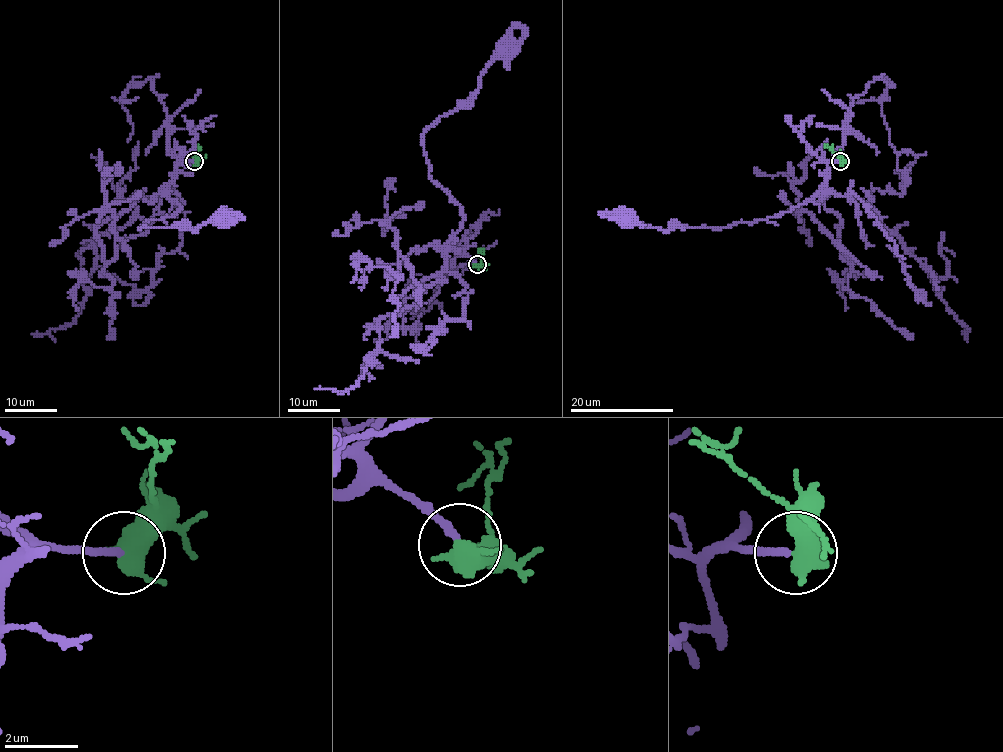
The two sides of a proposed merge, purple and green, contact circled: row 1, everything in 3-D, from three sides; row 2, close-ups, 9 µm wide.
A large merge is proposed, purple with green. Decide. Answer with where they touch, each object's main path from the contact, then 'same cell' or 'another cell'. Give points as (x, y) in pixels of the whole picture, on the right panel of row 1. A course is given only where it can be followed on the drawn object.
at (840, 161); purple runs (839, 162), (826, 164), (828, 177), (812, 197), (789, 211), (751, 223), (664, 231), (626, 216); green runs (839, 162), (838, 155), (829, 146), (832, 144); same cell

